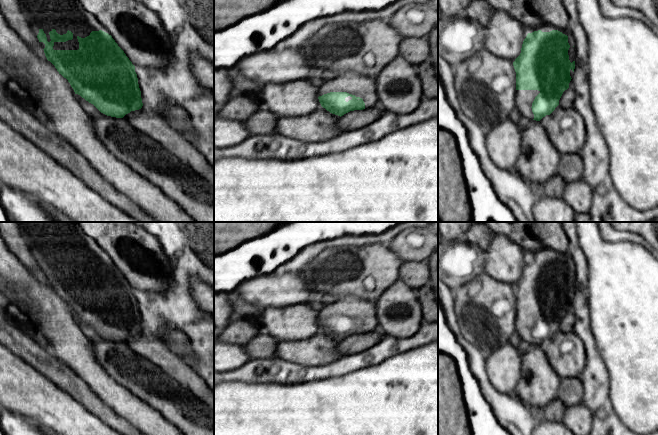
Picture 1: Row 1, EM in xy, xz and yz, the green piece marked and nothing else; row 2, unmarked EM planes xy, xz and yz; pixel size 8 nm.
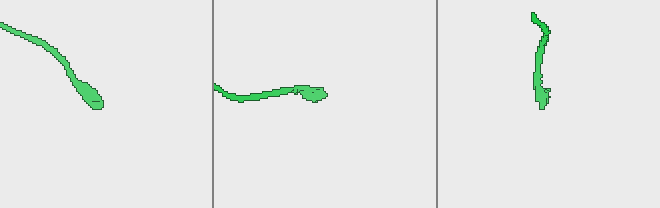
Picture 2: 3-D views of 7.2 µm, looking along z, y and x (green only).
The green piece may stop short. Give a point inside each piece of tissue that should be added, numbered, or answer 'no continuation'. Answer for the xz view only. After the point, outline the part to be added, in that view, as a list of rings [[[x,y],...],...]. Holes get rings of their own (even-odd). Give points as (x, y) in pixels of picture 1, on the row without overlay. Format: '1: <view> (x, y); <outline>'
1: xz (362, 310); [[[351,295],[326,304],[318,311],[318,320],[330,316],[347,316],[360,321],[365,327],[365,332],[374,330],[378,325],[375,302]]]

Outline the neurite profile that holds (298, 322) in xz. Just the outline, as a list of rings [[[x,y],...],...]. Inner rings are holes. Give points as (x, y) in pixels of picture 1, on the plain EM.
[[[308,303],[282,308],[269,307],[257,317],[261,333],[278,341],[305,340],[322,332],[318,311]]]

